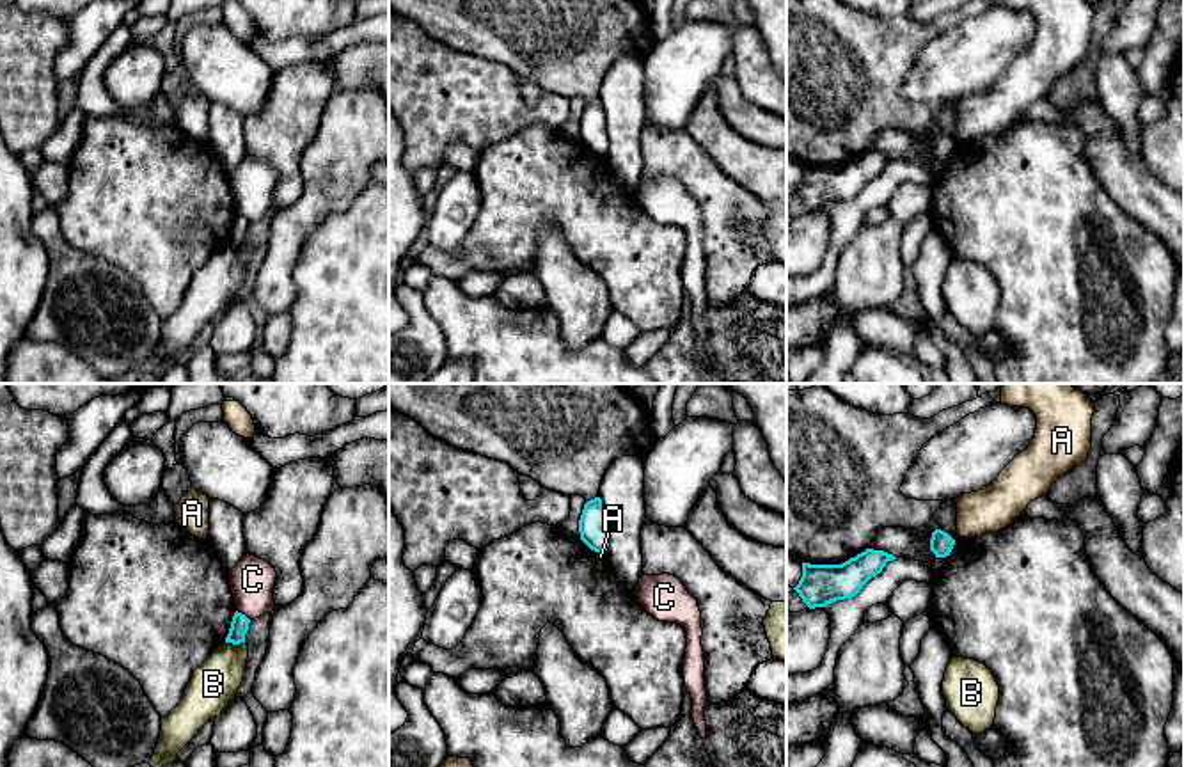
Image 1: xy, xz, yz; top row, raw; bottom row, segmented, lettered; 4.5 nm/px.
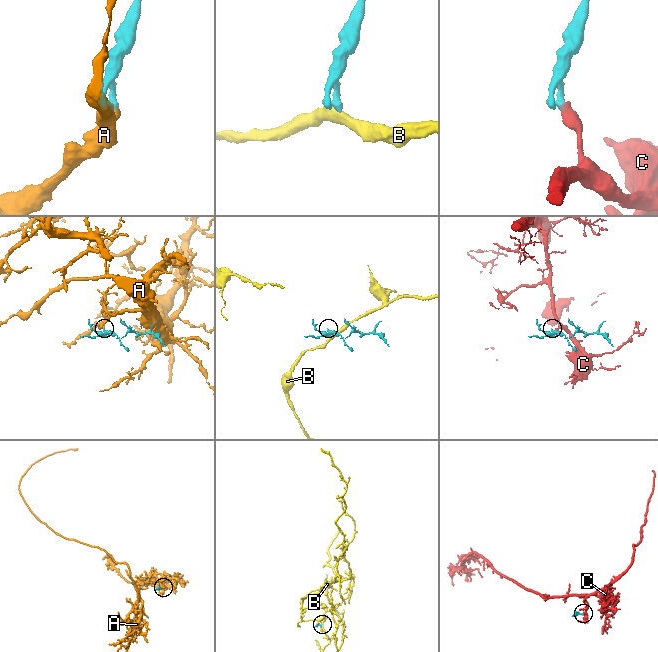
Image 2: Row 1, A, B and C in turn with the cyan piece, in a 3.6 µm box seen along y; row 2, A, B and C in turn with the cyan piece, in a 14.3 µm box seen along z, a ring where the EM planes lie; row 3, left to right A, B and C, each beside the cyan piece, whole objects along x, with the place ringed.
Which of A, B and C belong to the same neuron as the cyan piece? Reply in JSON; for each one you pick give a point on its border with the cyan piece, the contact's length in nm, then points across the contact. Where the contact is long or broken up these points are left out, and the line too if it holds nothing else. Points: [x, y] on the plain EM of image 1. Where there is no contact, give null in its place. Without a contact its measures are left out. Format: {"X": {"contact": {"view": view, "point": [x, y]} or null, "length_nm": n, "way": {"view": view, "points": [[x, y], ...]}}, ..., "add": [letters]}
{"add": []}

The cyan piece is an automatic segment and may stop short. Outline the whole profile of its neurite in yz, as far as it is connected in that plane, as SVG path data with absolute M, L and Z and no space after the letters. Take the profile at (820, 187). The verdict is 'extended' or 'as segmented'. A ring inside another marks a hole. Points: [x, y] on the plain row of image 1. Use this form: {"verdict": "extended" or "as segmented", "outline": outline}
{"verdict": "as segmented", "outline": "M866 151L841 167L802 165L802 179L793 192L809 211L825 210L856 199L893 162L896 162L893 156Z"}

